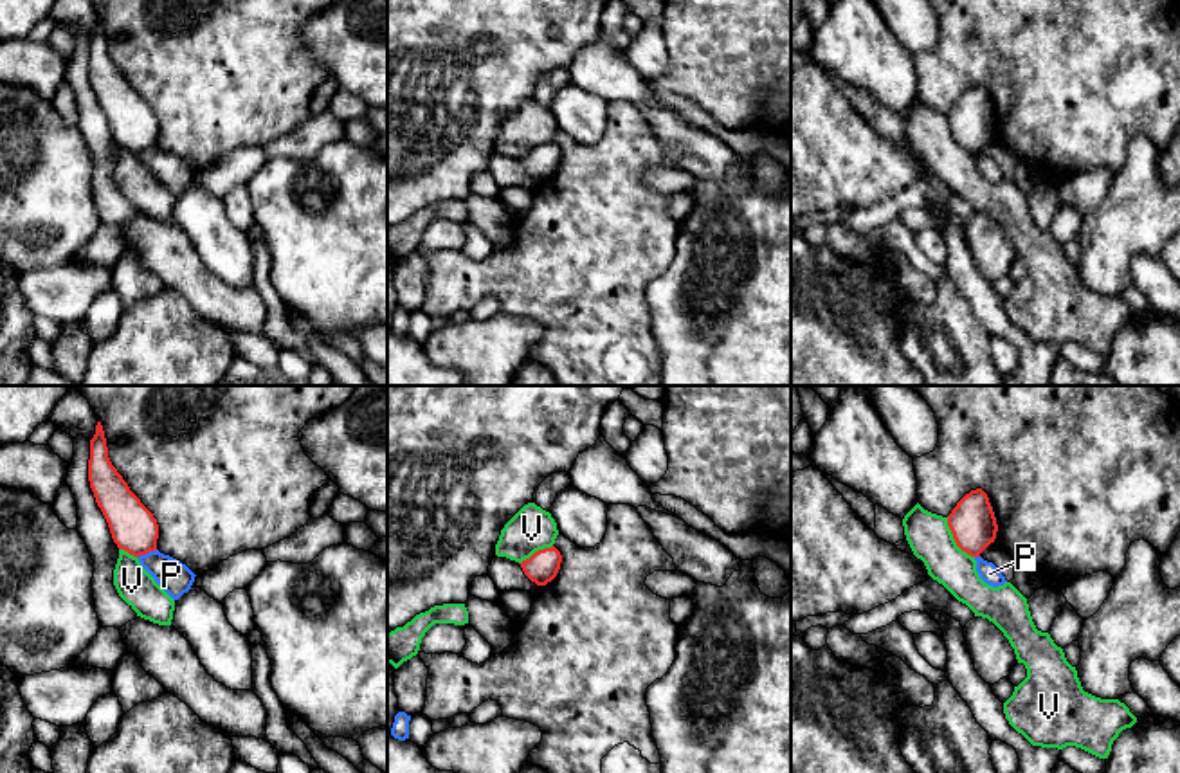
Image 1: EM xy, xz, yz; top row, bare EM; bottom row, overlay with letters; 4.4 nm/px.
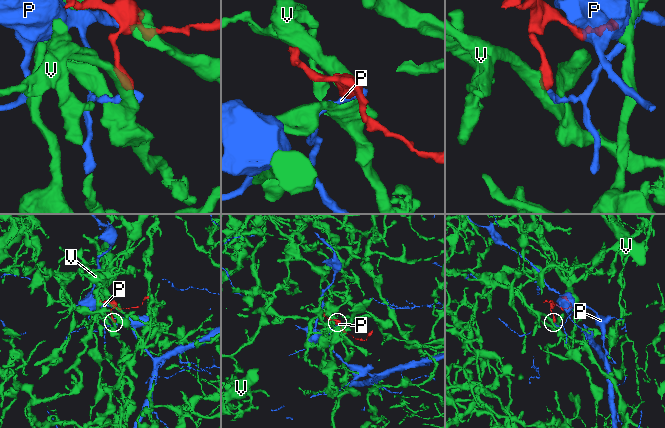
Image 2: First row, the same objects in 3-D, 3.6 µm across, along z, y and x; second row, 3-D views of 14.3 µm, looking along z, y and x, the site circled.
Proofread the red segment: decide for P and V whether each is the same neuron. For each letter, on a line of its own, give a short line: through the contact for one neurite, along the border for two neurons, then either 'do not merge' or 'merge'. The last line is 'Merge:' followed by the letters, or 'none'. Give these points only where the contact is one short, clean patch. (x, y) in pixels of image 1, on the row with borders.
P: line xy (155, 548), (137, 557); do not merge
V: line yz (946, 518), (953, 541), (973, 557); do not merge
Merge: none

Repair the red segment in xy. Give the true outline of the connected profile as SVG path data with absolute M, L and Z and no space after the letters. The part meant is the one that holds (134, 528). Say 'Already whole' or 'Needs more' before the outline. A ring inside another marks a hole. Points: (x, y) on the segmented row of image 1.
Already whole. M101 422L90 440L88 481L117 548L133 557L155 551L157 519L112 465Z

